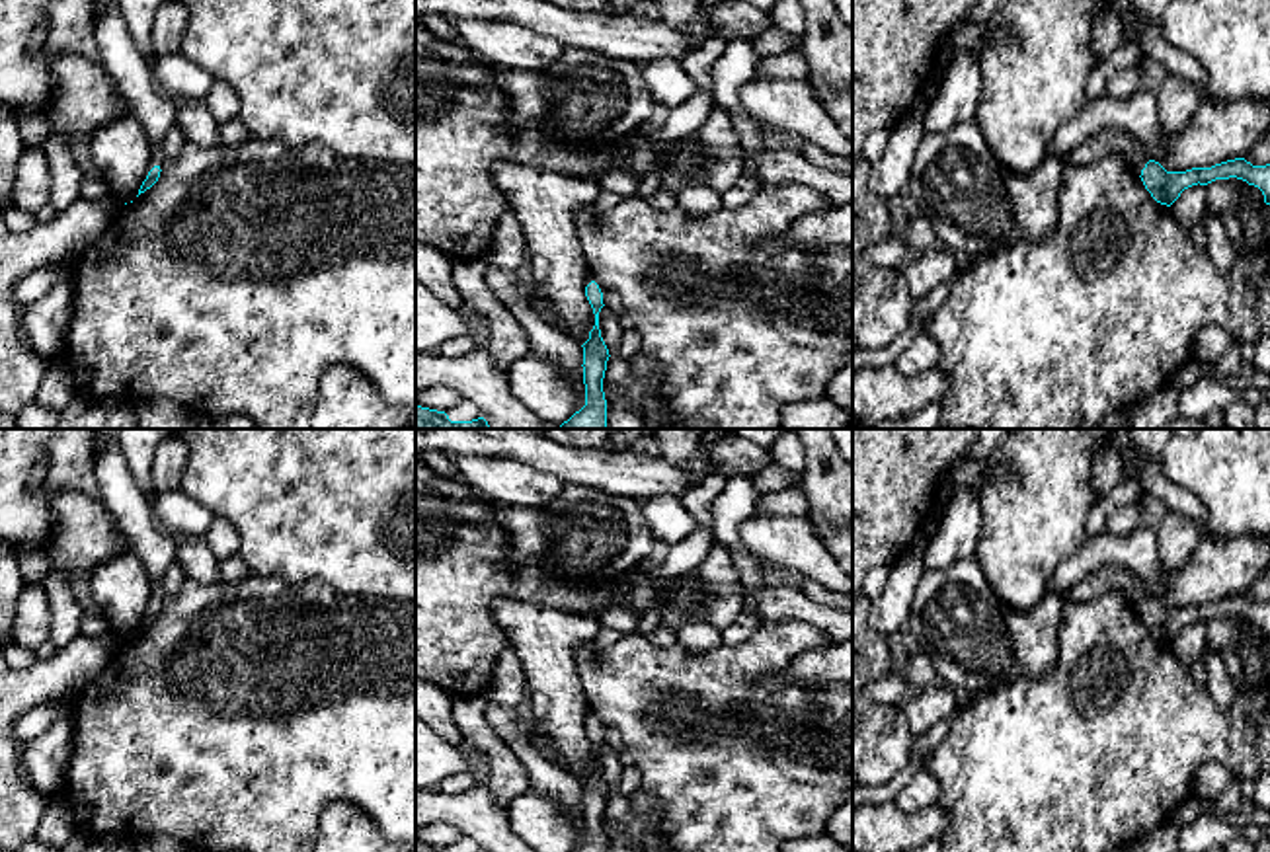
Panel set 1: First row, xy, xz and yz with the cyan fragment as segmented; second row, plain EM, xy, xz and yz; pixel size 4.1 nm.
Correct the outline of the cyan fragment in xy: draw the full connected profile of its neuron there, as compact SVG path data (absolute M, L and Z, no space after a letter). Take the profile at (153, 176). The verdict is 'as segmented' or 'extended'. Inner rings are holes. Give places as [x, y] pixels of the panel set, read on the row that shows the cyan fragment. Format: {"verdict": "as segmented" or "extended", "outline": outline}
{"verdict": "extended", "outline": "M152 144L150 146L148 174L146 174L146 179L142 181L142 185L139 189L139 195L144 193L146 189L150 189L158 181L166 160L168 158L166 158L166 152L164 152L162 144Z"}

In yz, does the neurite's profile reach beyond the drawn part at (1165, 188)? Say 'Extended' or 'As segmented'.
Extended

